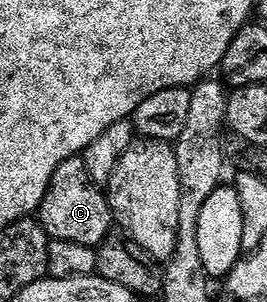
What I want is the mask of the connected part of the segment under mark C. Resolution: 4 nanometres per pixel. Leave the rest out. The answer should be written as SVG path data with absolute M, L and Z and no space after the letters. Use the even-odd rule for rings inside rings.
M81 157L64 161L44 193L44 201L38 206L36 218L51 239L76 241L76 245L88 245L97 249L112 234L114 214L110 212L107 192L88 173Z

